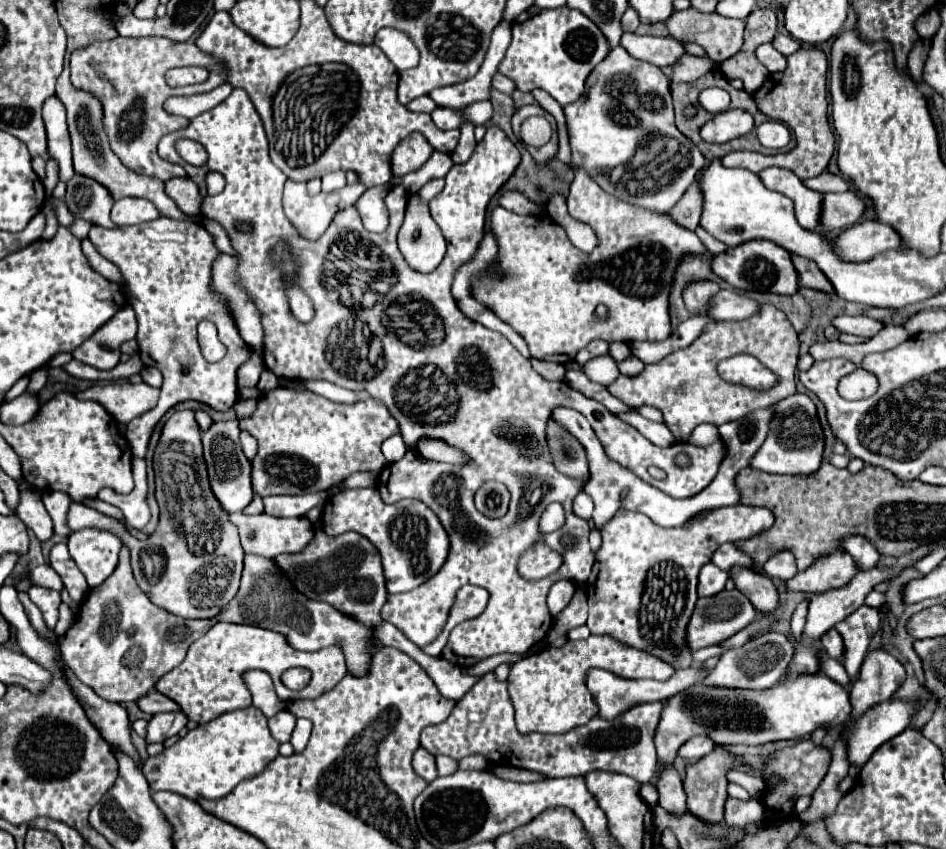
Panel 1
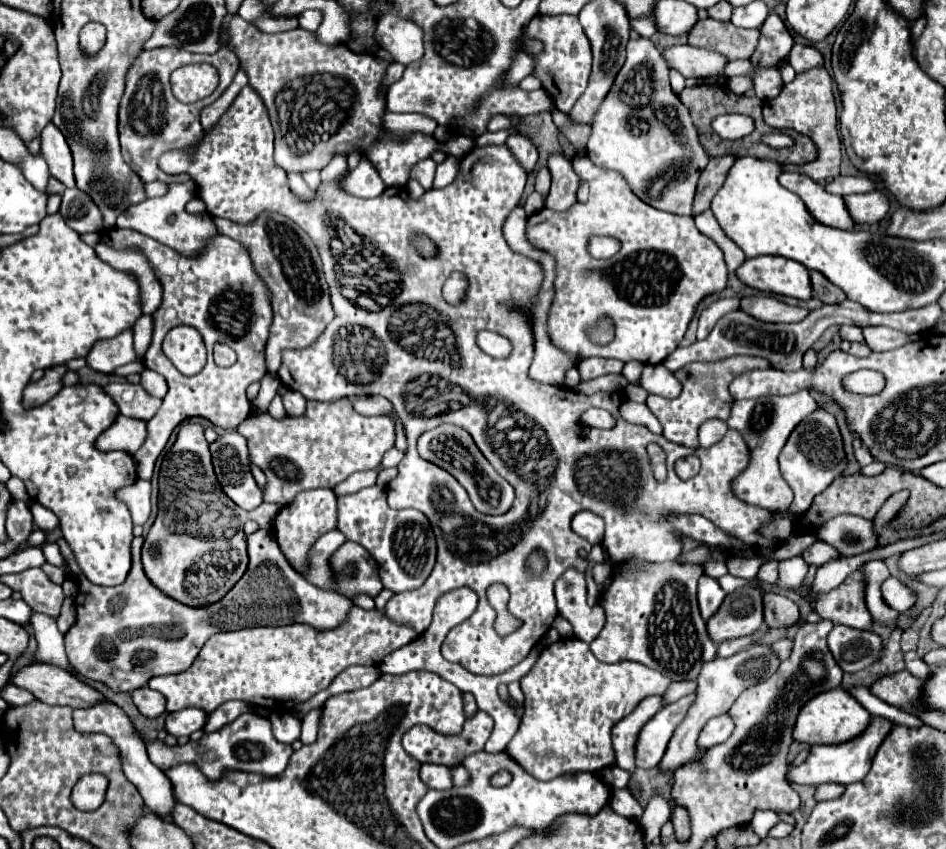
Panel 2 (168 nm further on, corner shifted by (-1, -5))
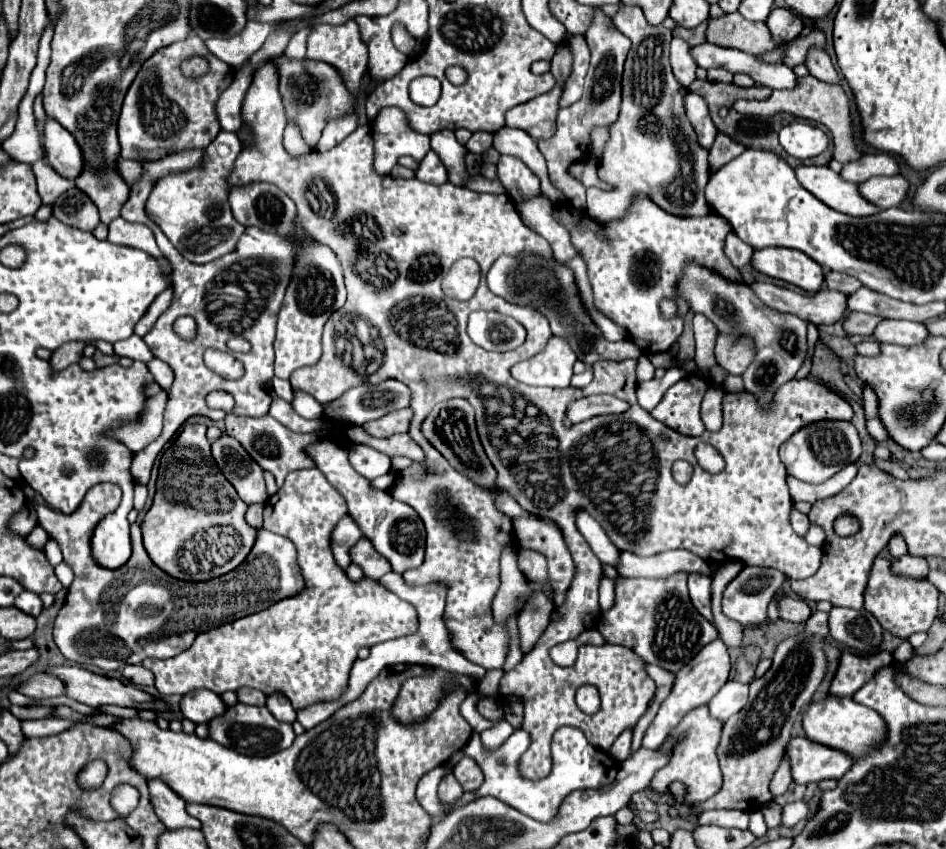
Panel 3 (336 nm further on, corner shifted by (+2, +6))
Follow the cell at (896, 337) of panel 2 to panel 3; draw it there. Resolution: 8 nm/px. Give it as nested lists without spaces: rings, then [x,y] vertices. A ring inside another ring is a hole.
[[[883,320],[875,328],[875,338],[879,342],[899,346],[917,346],[929,338],[929,330],[925,324],[915,324],[909,320]]]

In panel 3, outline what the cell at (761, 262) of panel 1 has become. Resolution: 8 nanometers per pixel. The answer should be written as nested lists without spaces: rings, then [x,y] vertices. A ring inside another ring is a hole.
[[[763,248],[753,252],[757,272],[795,284],[807,292],[819,292],[825,280],[823,268],[807,254],[791,248]]]

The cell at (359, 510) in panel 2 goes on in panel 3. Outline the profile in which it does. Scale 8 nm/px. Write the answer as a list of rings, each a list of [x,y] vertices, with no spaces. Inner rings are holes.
[[[331,440],[315,442],[315,444],[307,446],[307,454],[317,462],[317,468],[327,476],[327,480],[345,496],[349,514],[355,518],[355,522],[359,524],[363,534],[373,542],[375,550],[381,556],[387,556],[387,560],[393,566],[393,572],[403,574],[407,568],[417,568],[423,562],[425,526],[423,526],[419,514],[411,506],[395,500],[387,492],[373,490],[369,486],[369,480],[359,476],[351,468],[351,464],[347,460],[347,448],[343,444],[331,444]]]

